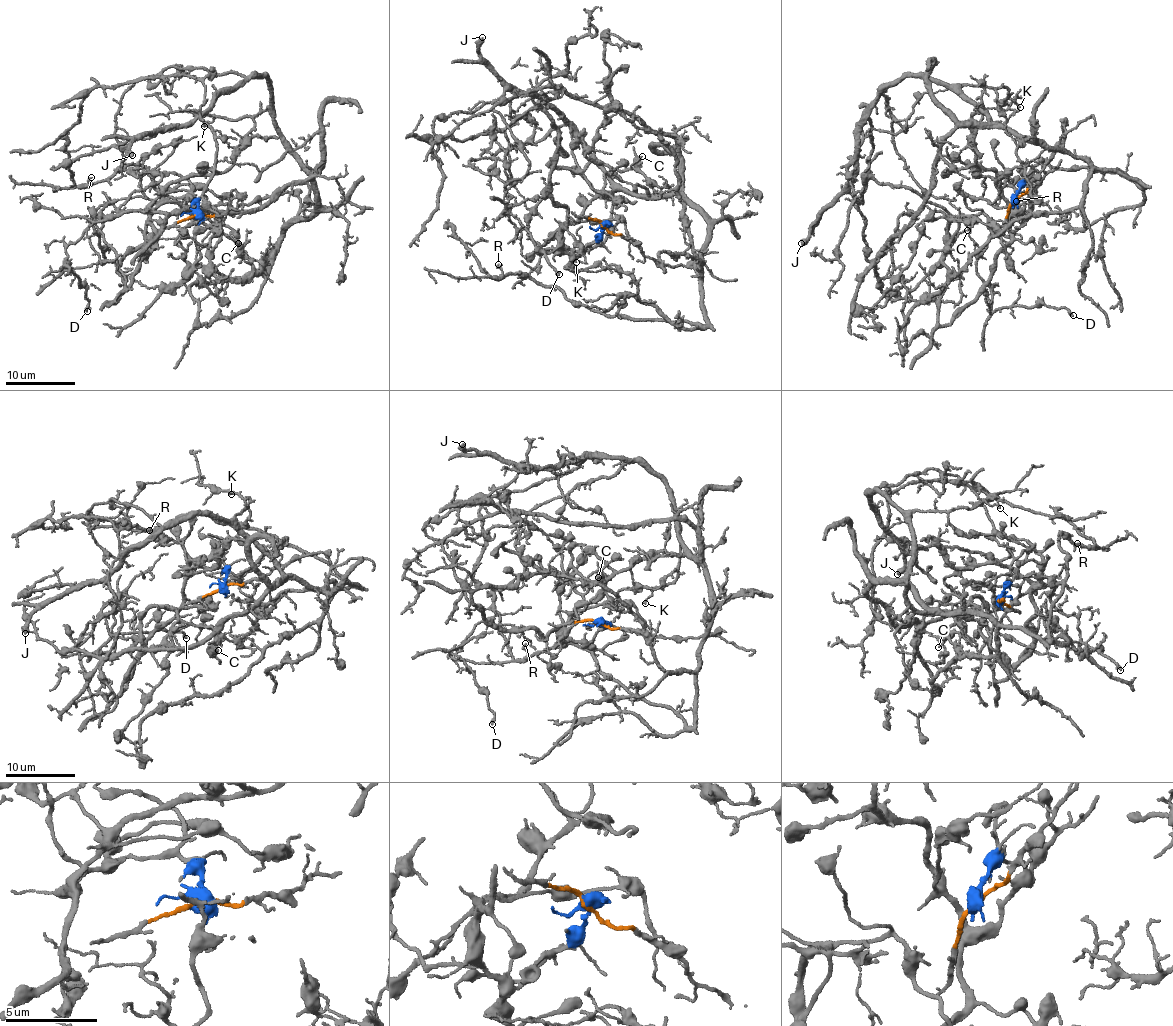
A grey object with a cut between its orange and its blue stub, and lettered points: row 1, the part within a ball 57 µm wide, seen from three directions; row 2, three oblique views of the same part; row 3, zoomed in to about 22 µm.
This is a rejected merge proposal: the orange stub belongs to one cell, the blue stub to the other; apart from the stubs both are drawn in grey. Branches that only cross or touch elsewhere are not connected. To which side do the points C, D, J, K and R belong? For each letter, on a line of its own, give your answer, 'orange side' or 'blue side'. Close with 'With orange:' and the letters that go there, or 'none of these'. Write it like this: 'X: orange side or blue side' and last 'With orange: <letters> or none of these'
C: blue side
D: blue side
J: orange side
K: orange side
R: orange side
With orange: J, K, R

